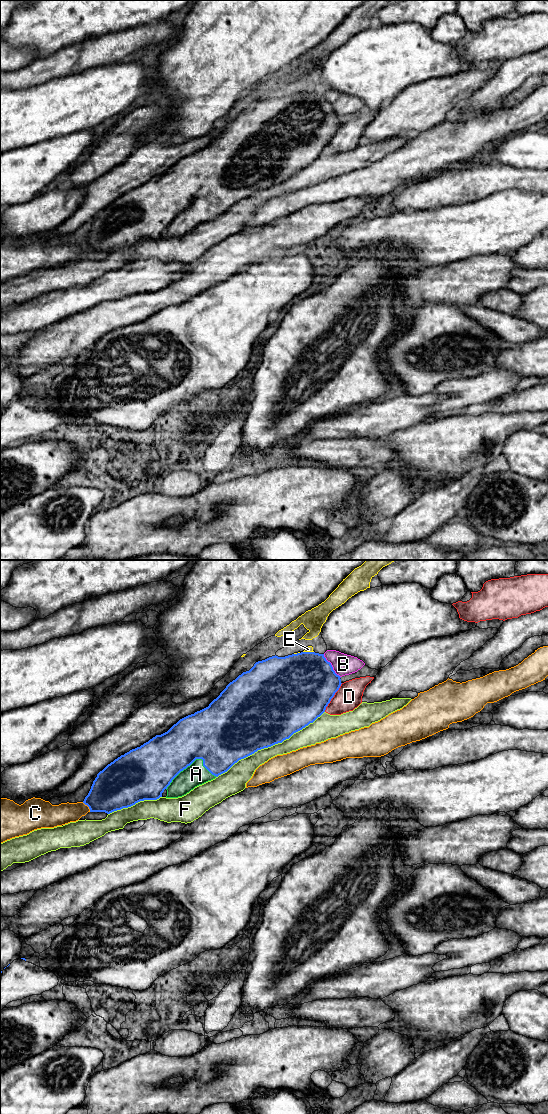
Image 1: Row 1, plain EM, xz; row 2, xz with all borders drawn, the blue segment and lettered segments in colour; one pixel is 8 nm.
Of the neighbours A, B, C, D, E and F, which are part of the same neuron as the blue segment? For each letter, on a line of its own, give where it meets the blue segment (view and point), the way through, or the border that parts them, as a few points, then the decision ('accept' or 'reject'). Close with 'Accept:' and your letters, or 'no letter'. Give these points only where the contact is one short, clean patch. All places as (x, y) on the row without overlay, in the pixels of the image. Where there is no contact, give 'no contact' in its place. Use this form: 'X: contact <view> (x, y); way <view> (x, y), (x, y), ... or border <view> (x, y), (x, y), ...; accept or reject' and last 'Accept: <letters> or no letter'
A: contact xz (191, 203); accept
B: contact xz (331, 106); reject
C: contact xz (87, 245); reject
D: contact xz (333, 136); reject
E: contact xz (308, 92); reject
F: contact xz (270, 186); reject
Accept: A

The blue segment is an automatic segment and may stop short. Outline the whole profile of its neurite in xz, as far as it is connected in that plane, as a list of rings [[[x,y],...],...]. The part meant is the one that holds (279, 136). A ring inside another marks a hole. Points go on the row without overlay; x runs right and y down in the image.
[[[301,92],[285,97],[275,95],[258,101],[249,111],[230,122],[208,147],[180,159],[167,172],[156,175],[108,204],[97,214],[83,243],[89,247],[90,252],[110,254],[140,241],[157,240],[162,237],[165,229],[166,238],[182,237],[195,227],[227,212],[239,200],[258,190],[282,183],[313,163],[325,152],[339,130],[342,124],[340,118],[324,94],[315,92]]]

